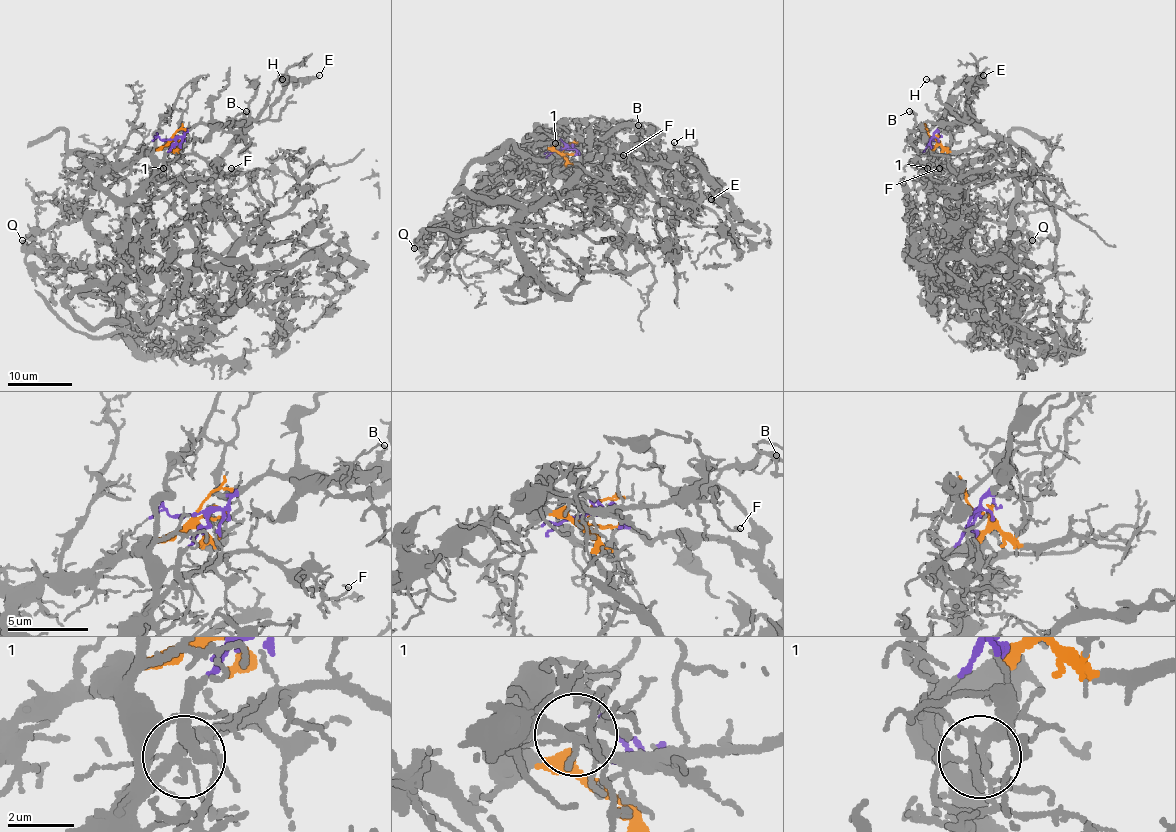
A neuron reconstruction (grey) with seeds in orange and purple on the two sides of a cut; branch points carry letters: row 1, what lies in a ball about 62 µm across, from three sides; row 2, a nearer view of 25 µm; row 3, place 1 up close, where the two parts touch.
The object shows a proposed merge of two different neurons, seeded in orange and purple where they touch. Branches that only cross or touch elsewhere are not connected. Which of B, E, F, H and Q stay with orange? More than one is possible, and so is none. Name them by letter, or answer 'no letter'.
F, Q

